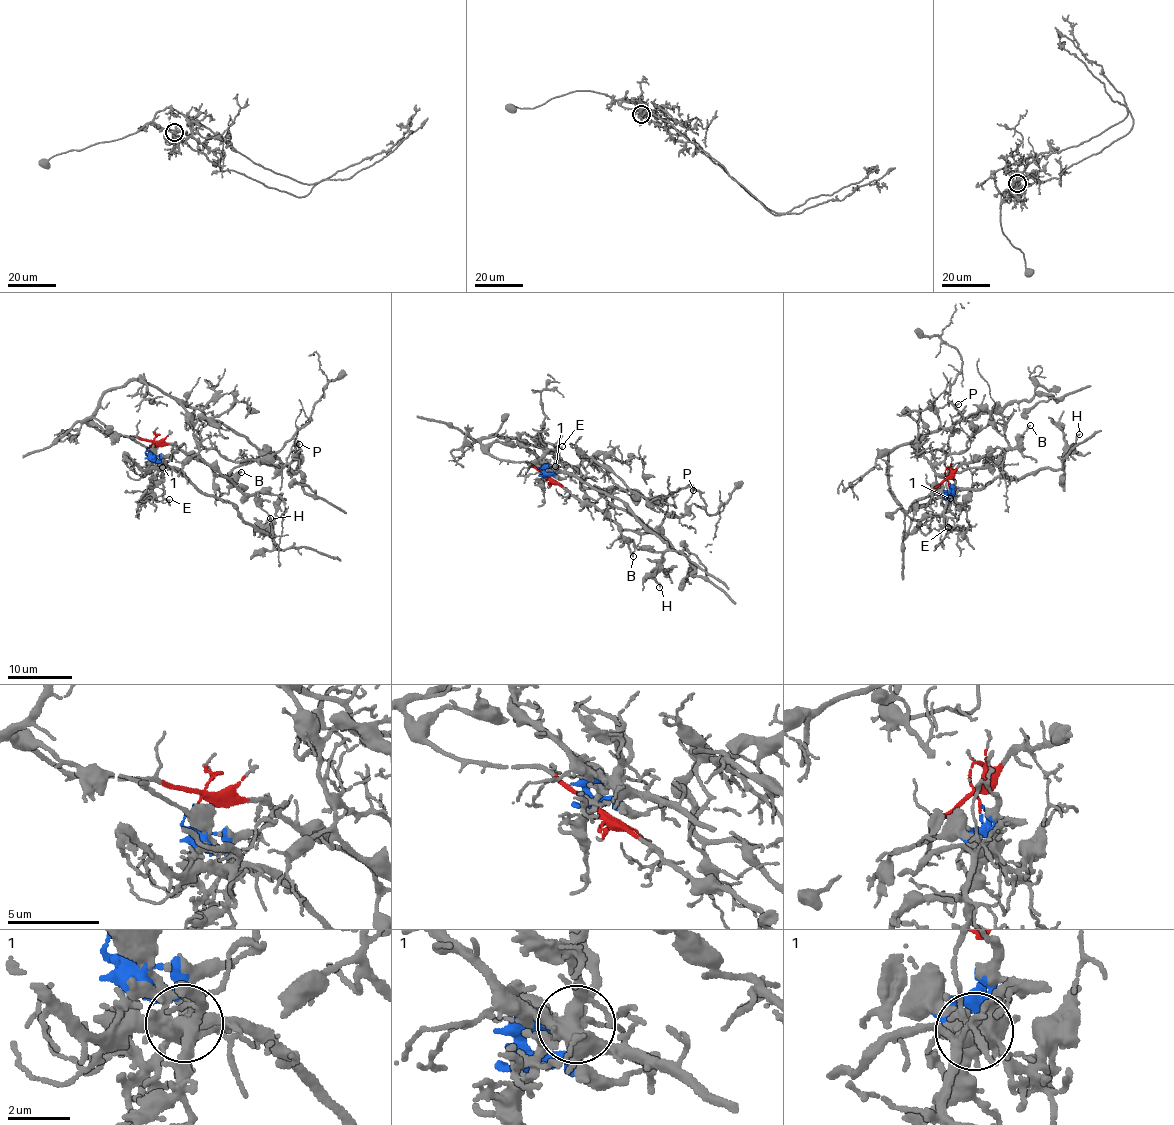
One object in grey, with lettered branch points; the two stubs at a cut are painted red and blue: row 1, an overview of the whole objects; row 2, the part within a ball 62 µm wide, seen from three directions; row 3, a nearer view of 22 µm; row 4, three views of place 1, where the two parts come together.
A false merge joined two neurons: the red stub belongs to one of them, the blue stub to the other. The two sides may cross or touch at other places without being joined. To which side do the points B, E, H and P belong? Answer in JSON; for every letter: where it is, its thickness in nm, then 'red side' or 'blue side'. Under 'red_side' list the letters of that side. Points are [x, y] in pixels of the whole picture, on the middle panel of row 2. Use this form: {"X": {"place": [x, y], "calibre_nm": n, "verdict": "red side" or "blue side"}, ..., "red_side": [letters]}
{"B": {"place": [633, 556], "calibre_nm": 150, "verdict": "red side"}, "E": {"place": [562, 446], "calibre_nm": 120, "verdict": "blue side"}, "H": {"place": [659, 587], "calibre_nm": 160, "verdict": "blue side"}, "P": {"place": [693, 490], "calibre_nm": 130, "verdict": "red side"}, "red_side": ["B", "P"]}

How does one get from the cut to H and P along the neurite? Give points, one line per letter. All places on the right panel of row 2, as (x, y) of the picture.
H: (948, 484), (956, 493), (999, 476), (1063, 469), (1065, 448), (1079, 433)
P: (948, 483), (960, 465), (974, 457), (997, 455), (1008, 445), (999, 414), (968, 420), (952, 405), (958, 404)

